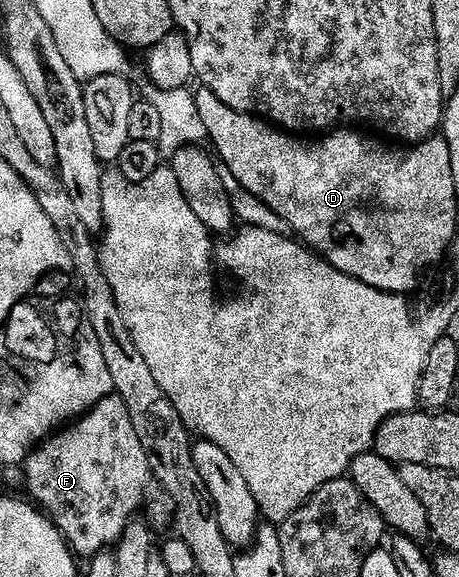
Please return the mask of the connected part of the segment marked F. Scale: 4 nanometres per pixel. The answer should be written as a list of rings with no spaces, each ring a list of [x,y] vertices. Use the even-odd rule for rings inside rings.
[[[118,395],[101,399],[74,423],[35,446],[23,469],[30,500],[50,517],[67,544],[84,559],[119,544],[125,527],[146,503],[155,485],[141,439],[133,431],[129,407]]]

